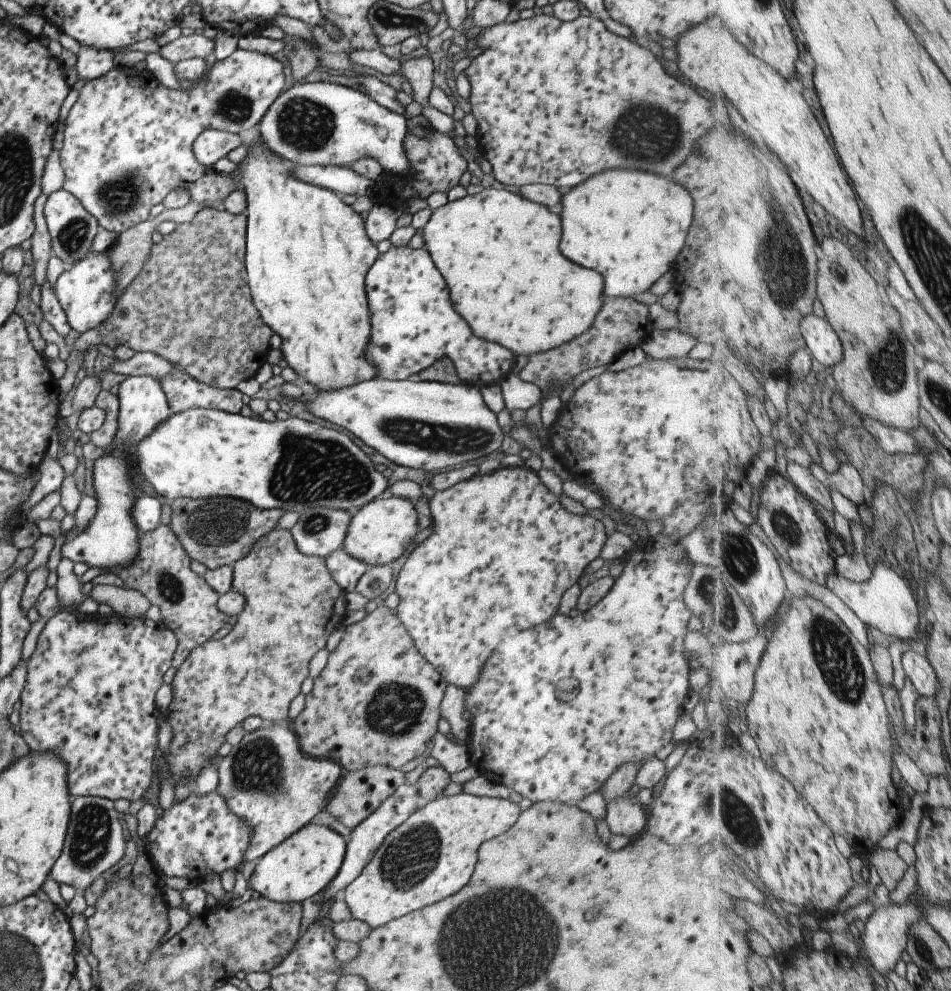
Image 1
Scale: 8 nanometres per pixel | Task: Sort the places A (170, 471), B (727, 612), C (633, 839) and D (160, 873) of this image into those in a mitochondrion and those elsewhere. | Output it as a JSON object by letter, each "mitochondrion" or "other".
{"A":"other","B":"mitochondrion","C":"other","D":"other"}

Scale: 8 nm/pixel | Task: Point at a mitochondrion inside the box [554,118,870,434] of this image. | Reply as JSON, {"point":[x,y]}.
{"point":[785,265]}

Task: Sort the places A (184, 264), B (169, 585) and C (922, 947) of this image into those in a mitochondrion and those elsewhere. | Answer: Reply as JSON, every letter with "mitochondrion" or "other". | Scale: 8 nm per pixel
{"A":"other","B":"mitochondrion","C":"mitochondrion"}

